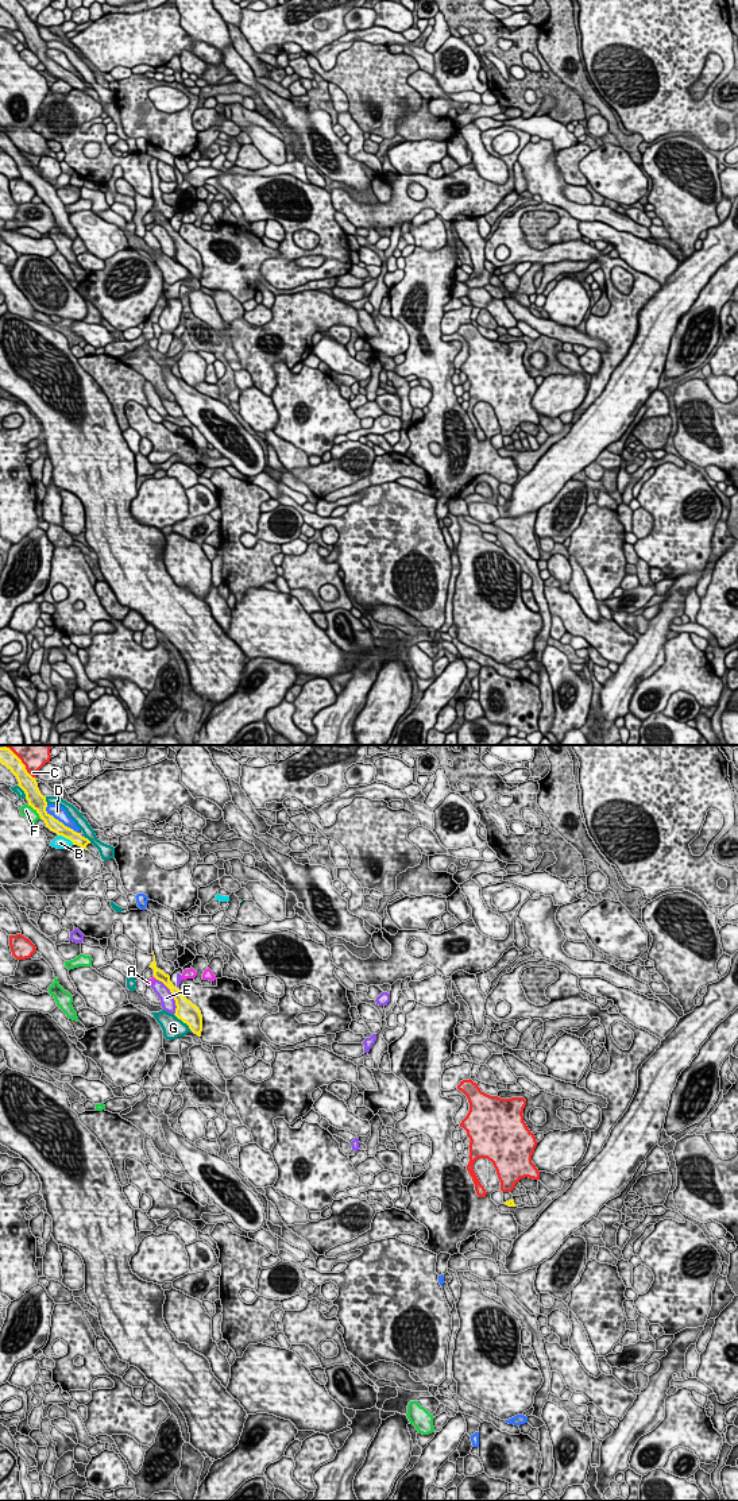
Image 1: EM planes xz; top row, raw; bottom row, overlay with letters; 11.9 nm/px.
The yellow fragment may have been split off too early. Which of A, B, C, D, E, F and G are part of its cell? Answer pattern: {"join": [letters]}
{"join": []}

